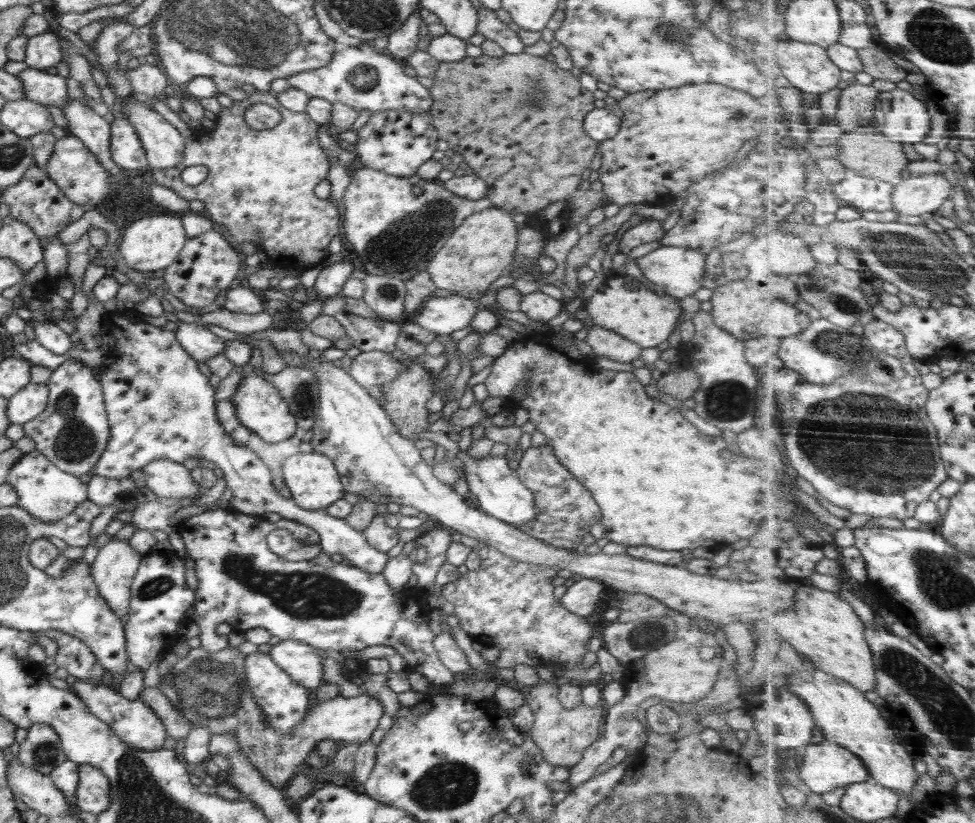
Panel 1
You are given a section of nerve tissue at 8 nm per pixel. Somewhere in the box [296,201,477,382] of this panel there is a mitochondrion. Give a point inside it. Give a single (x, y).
(389, 291)

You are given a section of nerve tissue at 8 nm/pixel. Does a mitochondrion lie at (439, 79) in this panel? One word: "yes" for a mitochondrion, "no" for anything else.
no

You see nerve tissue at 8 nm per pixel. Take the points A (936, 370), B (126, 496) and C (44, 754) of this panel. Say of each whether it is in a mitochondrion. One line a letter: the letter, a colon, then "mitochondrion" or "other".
A: other
B: mitochondrion
C: mitochondrion

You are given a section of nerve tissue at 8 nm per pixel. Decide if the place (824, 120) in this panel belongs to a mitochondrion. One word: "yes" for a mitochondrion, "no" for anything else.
no

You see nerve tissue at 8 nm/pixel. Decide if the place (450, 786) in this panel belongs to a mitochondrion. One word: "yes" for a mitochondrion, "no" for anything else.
yes

